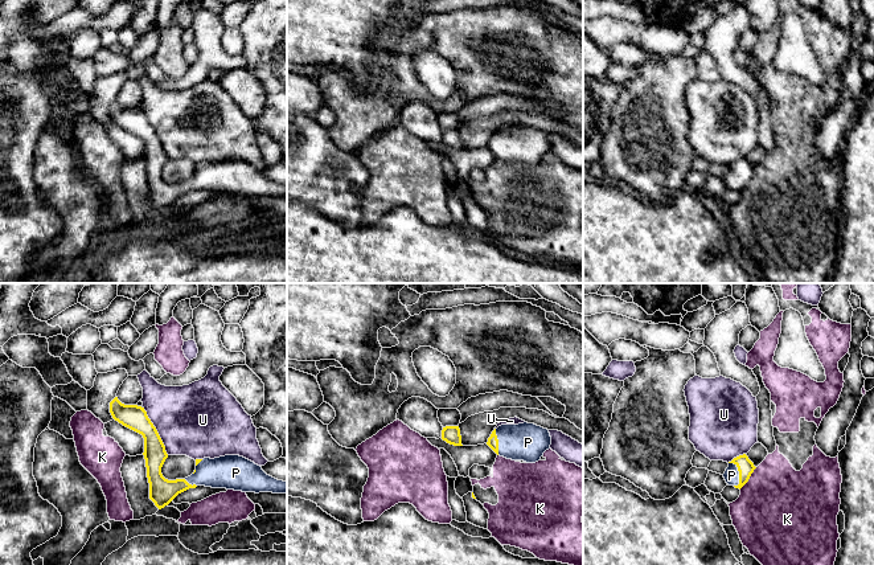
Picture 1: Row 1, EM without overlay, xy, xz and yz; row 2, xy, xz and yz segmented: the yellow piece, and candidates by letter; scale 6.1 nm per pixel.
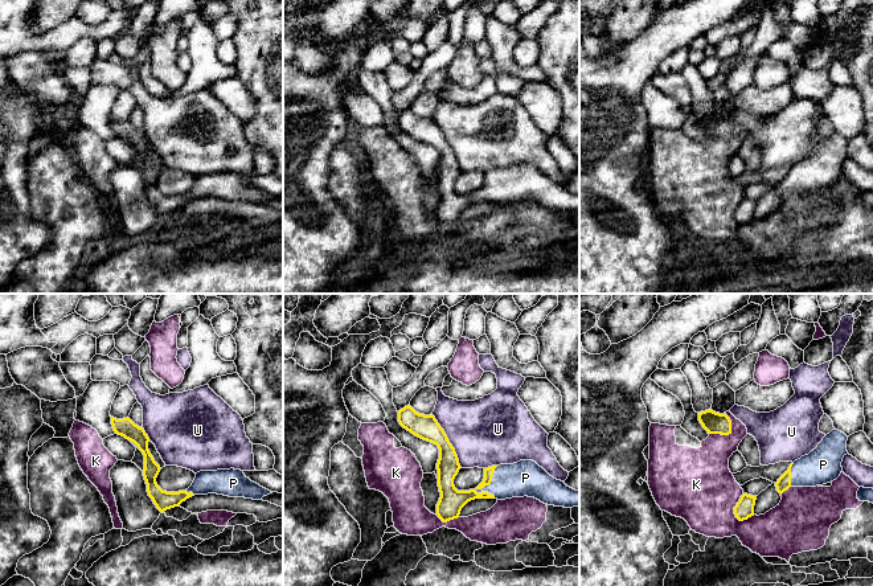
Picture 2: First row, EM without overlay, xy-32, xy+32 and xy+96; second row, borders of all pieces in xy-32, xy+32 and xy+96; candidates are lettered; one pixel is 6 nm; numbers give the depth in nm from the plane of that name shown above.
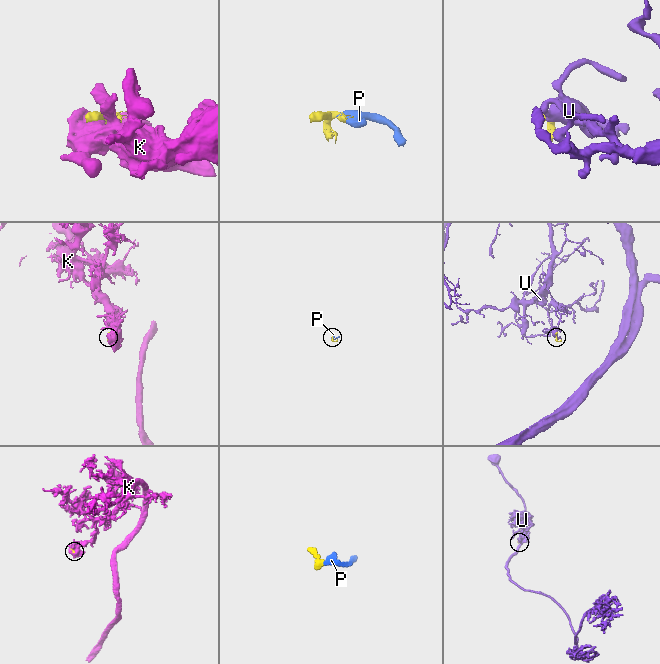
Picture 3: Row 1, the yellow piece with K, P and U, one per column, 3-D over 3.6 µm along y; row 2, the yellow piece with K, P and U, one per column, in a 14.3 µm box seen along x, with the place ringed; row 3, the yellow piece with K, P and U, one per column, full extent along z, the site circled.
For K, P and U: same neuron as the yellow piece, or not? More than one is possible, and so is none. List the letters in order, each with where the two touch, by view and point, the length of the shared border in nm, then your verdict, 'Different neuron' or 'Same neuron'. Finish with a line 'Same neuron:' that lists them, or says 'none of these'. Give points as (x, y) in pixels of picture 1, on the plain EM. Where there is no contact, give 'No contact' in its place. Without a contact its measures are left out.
K: Touches yellow at yz (749, 181). Shared border 170 nm. Different neuron
P: Touches yellow at yz (739, 176). Shared border 160 nm. Same neuron
U: Touches yellow at xy (156, 134). Shared border 340 nm. Different neuron
Same neuron: P

